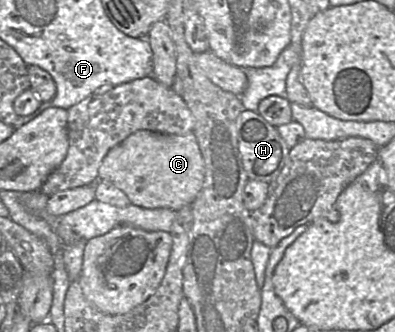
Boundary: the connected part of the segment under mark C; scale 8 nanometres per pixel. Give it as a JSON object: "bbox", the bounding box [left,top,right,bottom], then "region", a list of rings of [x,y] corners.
{"bbox":[98,130,205,211],"region":[[[139,130],[106,154],[98,169],[98,180],[108,181],[123,191],[130,203],[146,209],[179,211],[192,205],[202,189],[205,164],[193,132],[169,135]]]}

